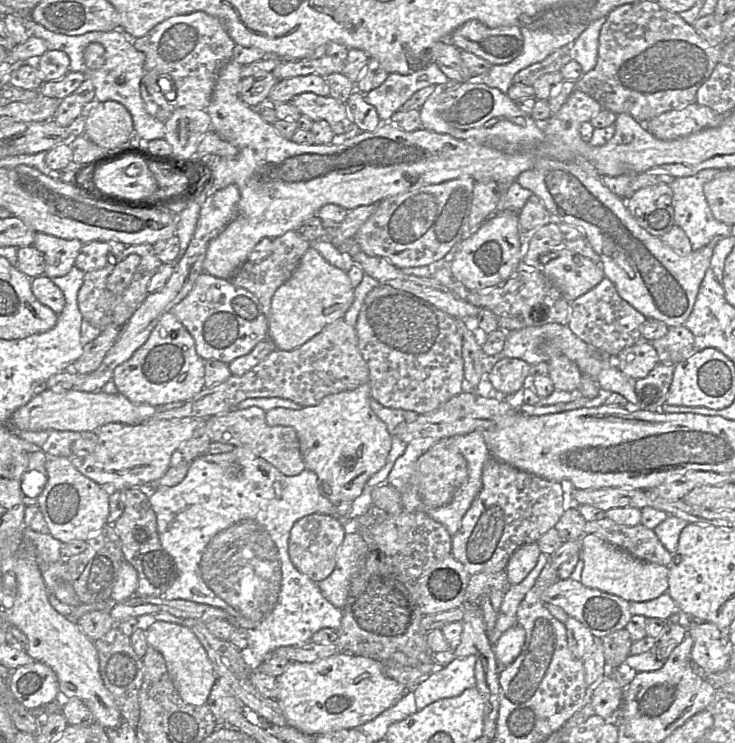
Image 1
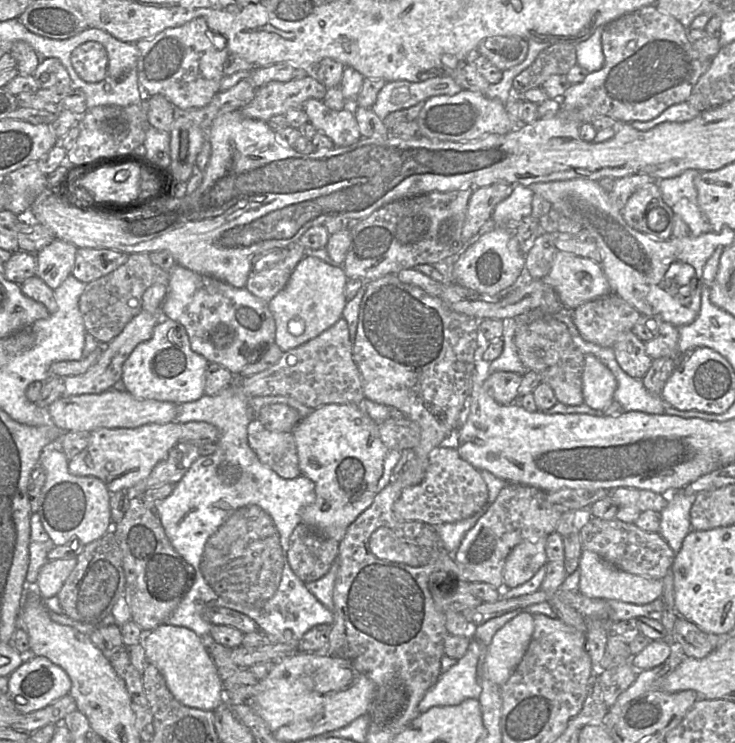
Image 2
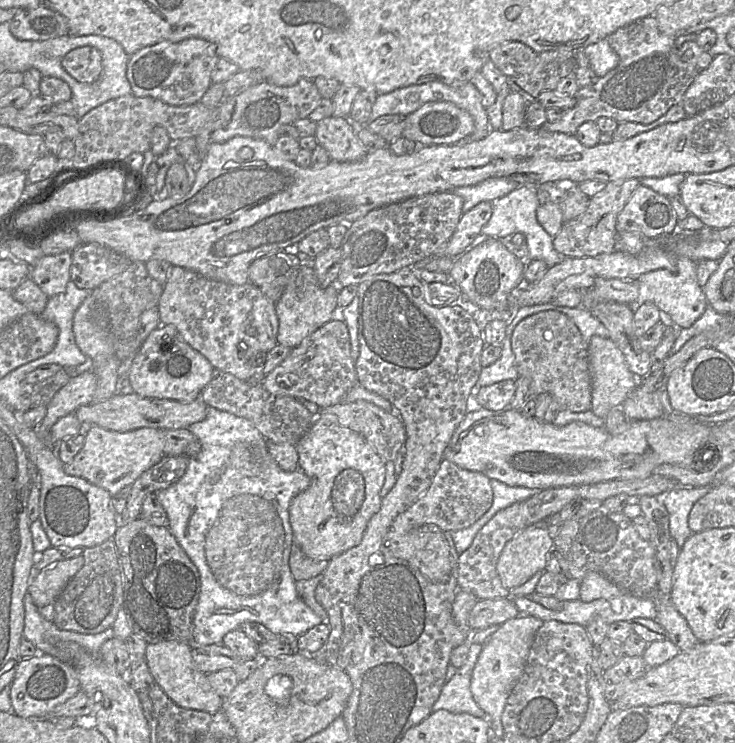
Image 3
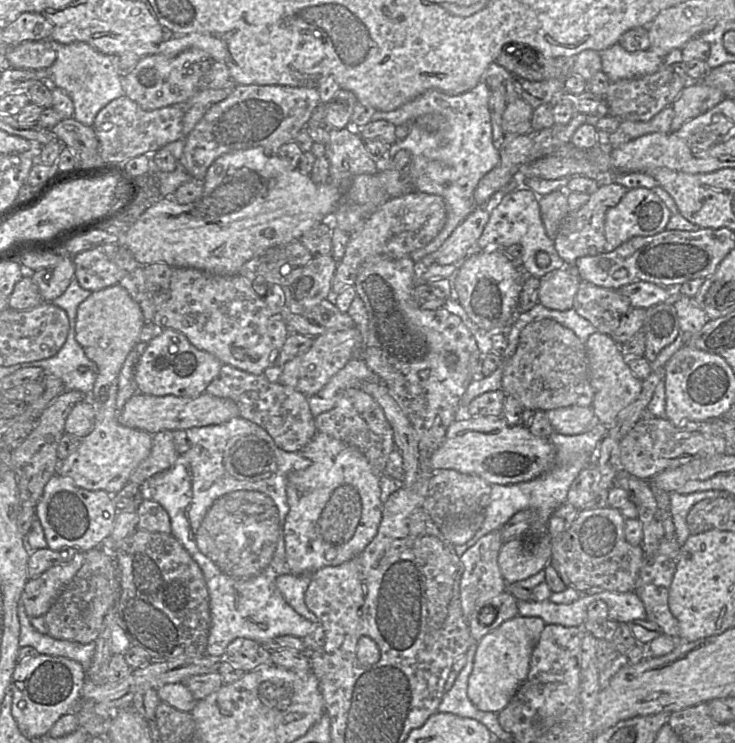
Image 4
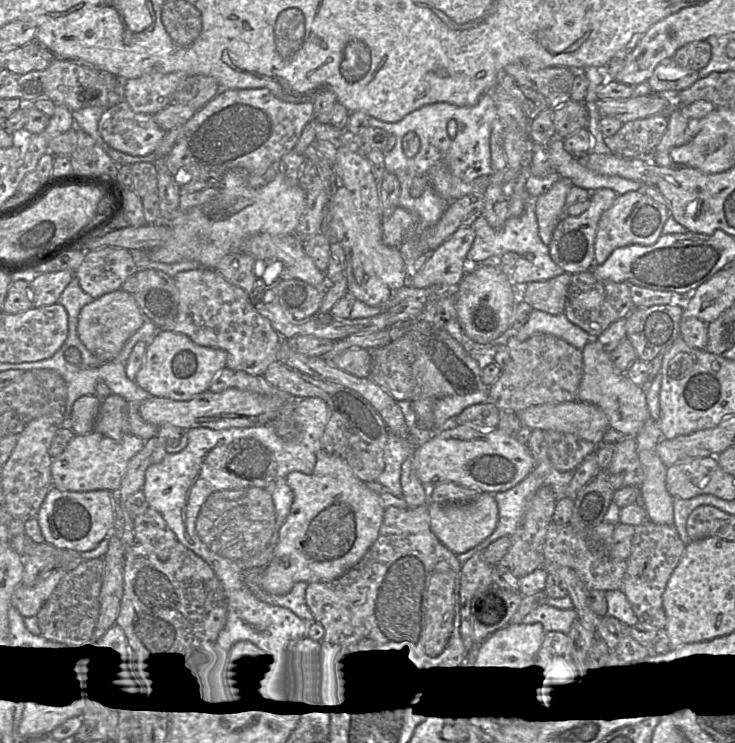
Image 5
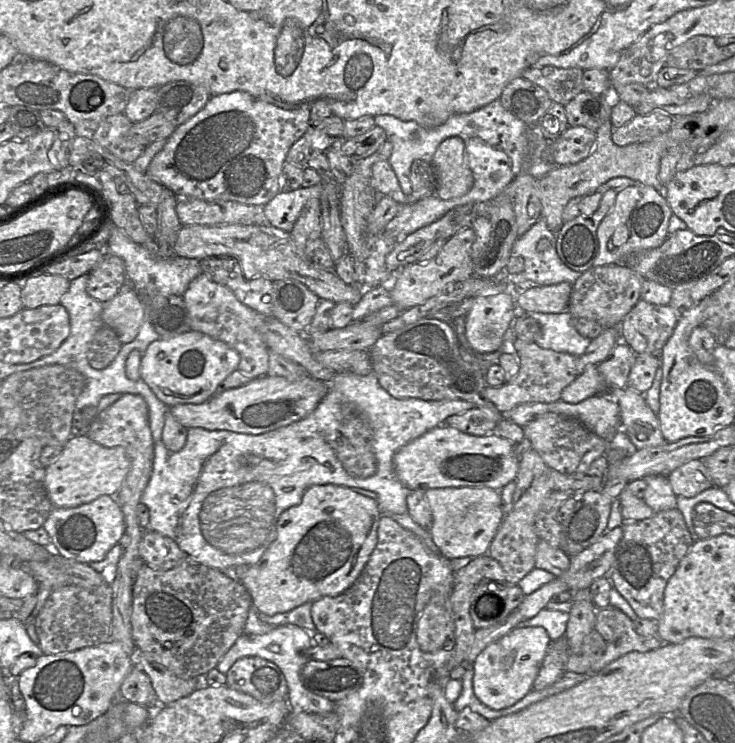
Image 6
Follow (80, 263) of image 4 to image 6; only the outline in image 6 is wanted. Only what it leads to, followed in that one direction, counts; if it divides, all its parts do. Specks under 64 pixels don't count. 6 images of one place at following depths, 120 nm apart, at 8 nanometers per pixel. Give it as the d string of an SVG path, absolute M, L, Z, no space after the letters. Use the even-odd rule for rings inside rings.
M105 253L103 259L88 274L87 292L102 303L111 300L127 278L124 261L111 253Z

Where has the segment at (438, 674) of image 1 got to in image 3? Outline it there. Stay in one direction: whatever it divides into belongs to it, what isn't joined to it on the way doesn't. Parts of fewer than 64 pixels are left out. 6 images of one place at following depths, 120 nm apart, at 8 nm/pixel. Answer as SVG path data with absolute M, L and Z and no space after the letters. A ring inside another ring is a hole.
M470 643L464 664L443 685L438 699L433 704L433 712L444 709L451 713L468 713L486 719L490 724L487 714L477 705L470 689L472 672L483 649L482 645Z

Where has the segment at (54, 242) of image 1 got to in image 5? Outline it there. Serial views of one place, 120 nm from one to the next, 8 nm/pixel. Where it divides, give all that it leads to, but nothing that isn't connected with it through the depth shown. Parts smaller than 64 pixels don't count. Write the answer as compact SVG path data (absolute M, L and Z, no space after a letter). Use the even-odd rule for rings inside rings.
M62 270L37 275L30 283L32 304L35 307L58 303L58 299L74 277L74 272Z

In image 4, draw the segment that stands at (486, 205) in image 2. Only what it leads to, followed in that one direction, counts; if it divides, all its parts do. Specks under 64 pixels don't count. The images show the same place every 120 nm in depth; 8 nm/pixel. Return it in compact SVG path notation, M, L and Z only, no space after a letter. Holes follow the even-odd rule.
M476 207L433 253L434 263L451 265L467 257L475 248L489 218L490 208Z

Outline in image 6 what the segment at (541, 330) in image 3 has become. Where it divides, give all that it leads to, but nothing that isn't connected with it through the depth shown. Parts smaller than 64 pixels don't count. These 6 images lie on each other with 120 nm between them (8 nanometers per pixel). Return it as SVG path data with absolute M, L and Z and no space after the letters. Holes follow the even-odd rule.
M515 338L510 348L519 361L517 375L501 386L486 385L485 394L500 413L507 412L522 403L546 403L560 399L562 390L580 373L577 356L540 347L536 342Z

